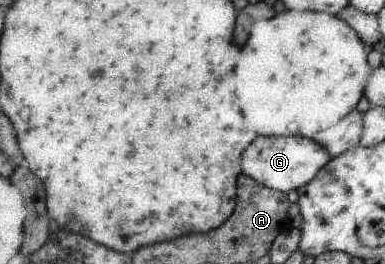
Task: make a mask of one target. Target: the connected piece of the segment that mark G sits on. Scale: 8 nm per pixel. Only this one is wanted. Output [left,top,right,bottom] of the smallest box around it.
[243,136,333,192]

